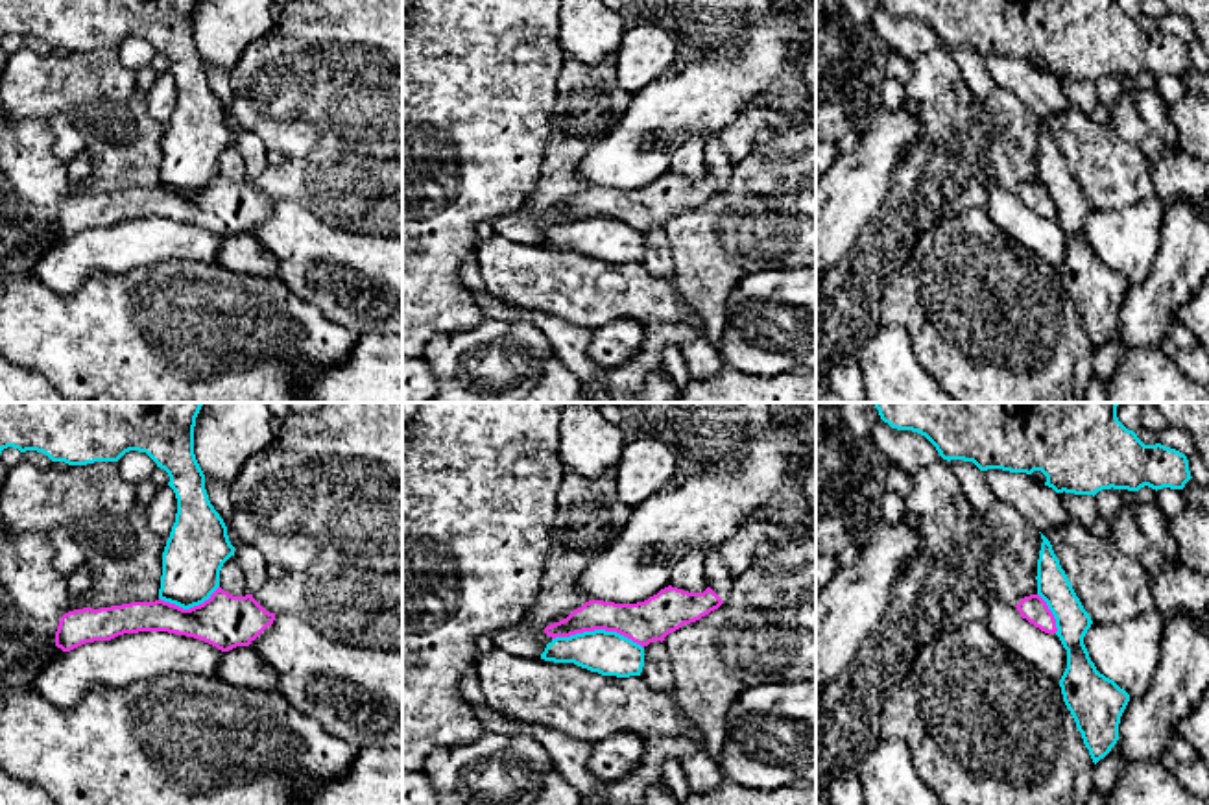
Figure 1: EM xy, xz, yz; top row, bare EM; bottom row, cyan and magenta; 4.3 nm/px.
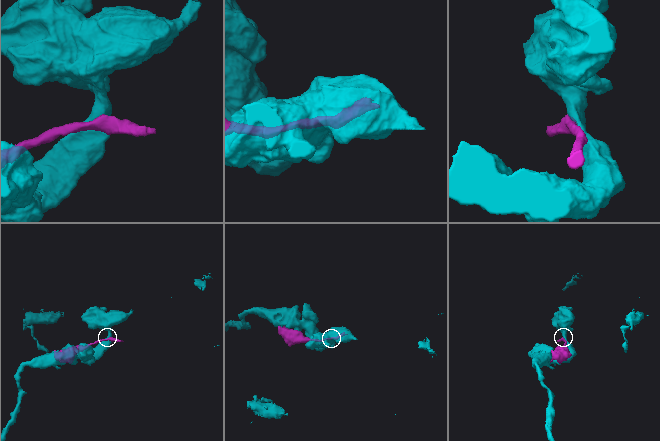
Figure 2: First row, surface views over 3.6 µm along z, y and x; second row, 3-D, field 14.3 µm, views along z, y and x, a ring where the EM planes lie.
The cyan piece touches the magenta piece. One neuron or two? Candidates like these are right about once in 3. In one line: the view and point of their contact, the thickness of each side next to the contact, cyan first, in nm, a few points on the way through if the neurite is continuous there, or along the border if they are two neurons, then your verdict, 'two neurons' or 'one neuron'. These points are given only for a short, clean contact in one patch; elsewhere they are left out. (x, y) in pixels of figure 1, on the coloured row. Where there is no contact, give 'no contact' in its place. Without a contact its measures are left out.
xz (598, 630) | 190/180 nm | two neurons

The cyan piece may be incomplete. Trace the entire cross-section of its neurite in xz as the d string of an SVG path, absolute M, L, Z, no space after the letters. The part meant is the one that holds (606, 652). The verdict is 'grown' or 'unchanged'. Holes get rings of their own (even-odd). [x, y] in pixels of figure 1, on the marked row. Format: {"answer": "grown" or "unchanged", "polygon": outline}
{"answer": "unchanged", "polygon": "M594 630L552 639L541 659L574 663L602 676L629 678L640 676L644 648L616 631Z"}

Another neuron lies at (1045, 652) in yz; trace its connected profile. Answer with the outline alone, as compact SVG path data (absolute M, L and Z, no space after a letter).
M995 593L988 596L984 622L1004 648L1059 683L1067 668L1067 650L1056 633L1041 631Z

